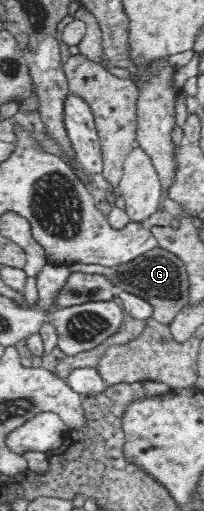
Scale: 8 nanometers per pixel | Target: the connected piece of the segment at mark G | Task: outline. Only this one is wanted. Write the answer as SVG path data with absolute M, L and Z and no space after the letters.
M160 247L147 251L134 262L122 264L118 267L104 267L103 265L88 265L84 273L100 273L110 279L118 291L124 290L150 302L153 307L153 319L162 325L169 325L176 319L176 315L187 306L188 274L182 260L176 255Z

